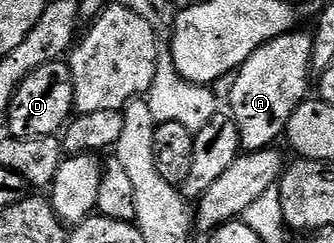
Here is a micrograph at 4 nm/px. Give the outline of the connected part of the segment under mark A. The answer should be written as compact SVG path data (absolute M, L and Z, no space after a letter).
M294 30L267 42L247 62L236 69L232 77L233 89L229 92L229 108L233 120L239 130L241 146L245 152L258 152L264 148L276 145L285 135L285 127L291 114L301 105L301 101L310 95L309 76L313 62L313 37L308 31Z

